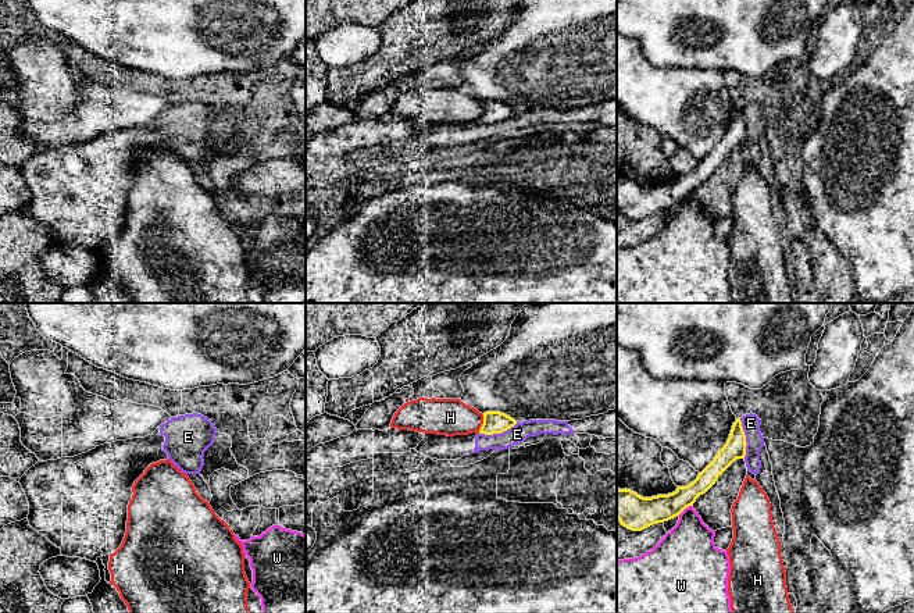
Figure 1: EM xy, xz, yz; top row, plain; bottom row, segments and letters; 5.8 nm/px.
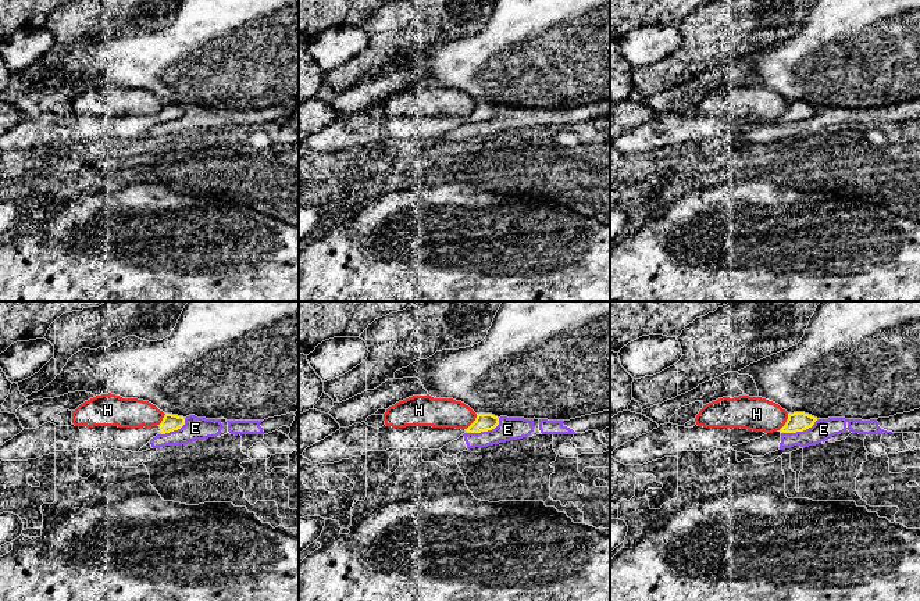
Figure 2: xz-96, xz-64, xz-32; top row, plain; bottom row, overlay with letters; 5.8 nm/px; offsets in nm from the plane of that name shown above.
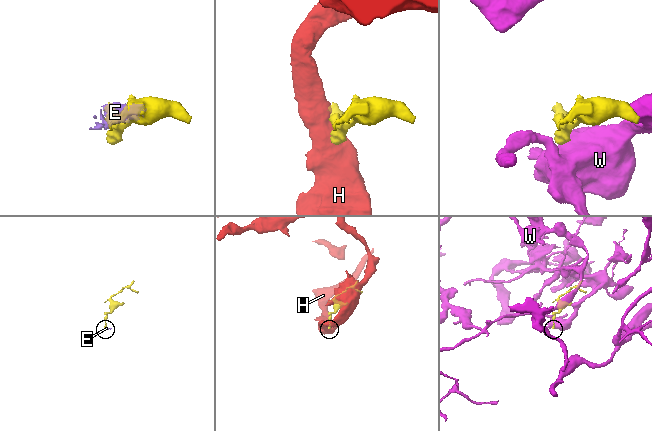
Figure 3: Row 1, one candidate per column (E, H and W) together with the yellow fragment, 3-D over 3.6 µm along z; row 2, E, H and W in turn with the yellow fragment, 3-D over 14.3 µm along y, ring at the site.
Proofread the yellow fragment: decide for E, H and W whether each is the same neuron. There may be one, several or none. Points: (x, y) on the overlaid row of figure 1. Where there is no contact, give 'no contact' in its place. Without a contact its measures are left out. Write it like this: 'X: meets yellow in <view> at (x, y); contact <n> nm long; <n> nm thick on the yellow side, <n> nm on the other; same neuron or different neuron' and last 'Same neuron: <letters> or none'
E: meets yellow in yz at (745, 438); contact 240 nm long; 130 nm thick on the yellow side, 110 nm on the other; different neuron
H: meets yellow in xz at (482, 424); contact 120 nm long; 130 nm thick on the yellow side, 220 nm on the other; different neuron
W: meets yellow in yz at (685, 508); contact 110 nm long; 180 nm thick on the yellow side, 320 nm on the other; different neuron
Same neuron: none

